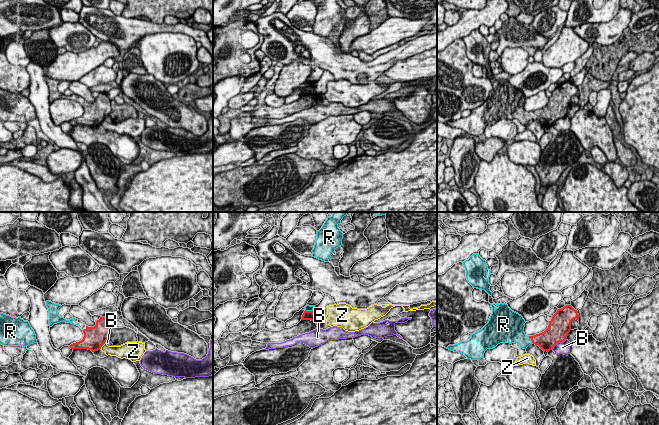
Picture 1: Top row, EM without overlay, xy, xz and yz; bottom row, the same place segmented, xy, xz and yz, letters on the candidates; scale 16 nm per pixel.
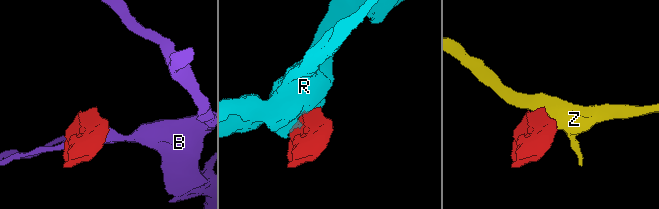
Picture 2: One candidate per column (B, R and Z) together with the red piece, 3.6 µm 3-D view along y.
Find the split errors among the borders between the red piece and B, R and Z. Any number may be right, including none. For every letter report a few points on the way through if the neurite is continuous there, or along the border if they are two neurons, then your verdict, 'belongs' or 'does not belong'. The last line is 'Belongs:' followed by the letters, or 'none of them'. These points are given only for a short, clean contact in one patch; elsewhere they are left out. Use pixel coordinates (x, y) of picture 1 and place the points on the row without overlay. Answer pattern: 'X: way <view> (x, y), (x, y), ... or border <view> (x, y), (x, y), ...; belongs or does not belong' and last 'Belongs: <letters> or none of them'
B: does not belong
R: way yz (545, 116), (530, 114), (520, 114), (516, 110); belongs
Z: border xy (105, 119), (100, 124); does not belong
Belongs: R

